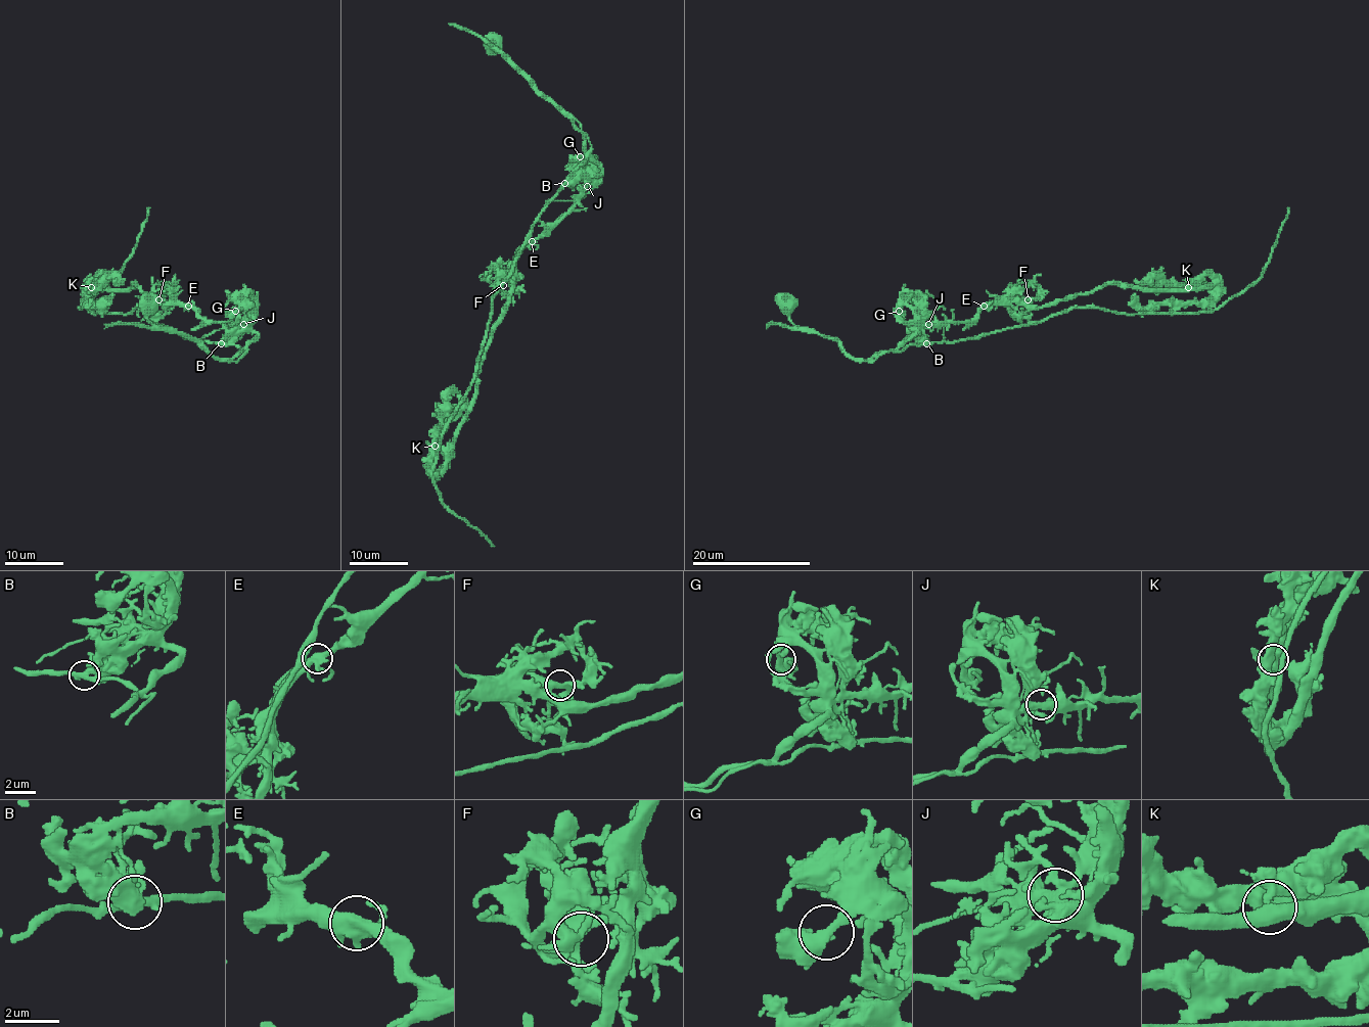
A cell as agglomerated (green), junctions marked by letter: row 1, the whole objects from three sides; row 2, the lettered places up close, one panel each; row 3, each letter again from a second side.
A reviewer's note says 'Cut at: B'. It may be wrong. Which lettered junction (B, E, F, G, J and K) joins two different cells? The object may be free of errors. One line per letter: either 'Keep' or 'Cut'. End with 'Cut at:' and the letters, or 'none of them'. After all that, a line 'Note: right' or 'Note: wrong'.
B: Cut
E: Keep
F: Keep
G: Keep
J: Keep
K: Keep
Cut at: B
Note: right

